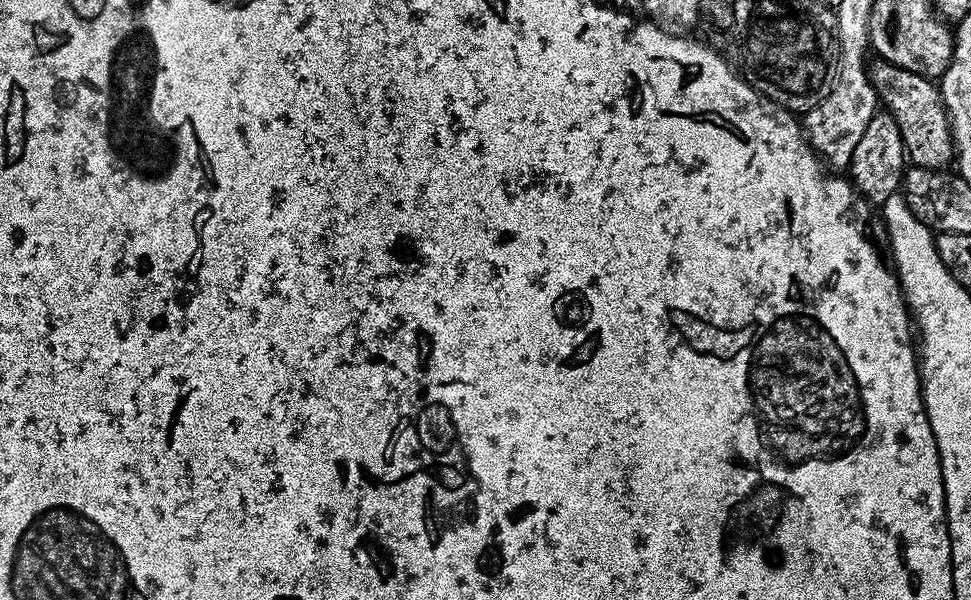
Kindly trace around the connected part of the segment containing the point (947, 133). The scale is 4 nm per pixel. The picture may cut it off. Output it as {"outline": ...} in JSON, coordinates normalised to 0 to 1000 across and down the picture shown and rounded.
{"outline":[[[899,98],[893,108],[894,128],[900,143],[905,172],[925,203],[925,217],[931,232],[931,250],[934,265],[942,278],[959,280],[961,283],[972,283],[981,272],[982,248],[980,245],[980,208],[976,205],[976,187],[972,180],[972,165],[968,162],[967,145],[957,128],[950,123],[941,123],[929,110],[921,110],[916,100]]]}

